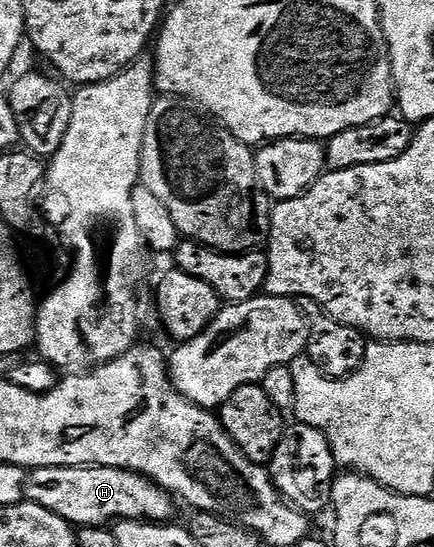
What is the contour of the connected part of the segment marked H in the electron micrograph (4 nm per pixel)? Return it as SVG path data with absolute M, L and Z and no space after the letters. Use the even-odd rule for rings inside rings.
M35 467L27 479L28 502L43 505L51 513L63 517L74 528L104 527L116 524L123 519L133 519L137 523L156 523L165 525L176 513L178 504L174 496L145 475L134 471L124 471L118 467Z

